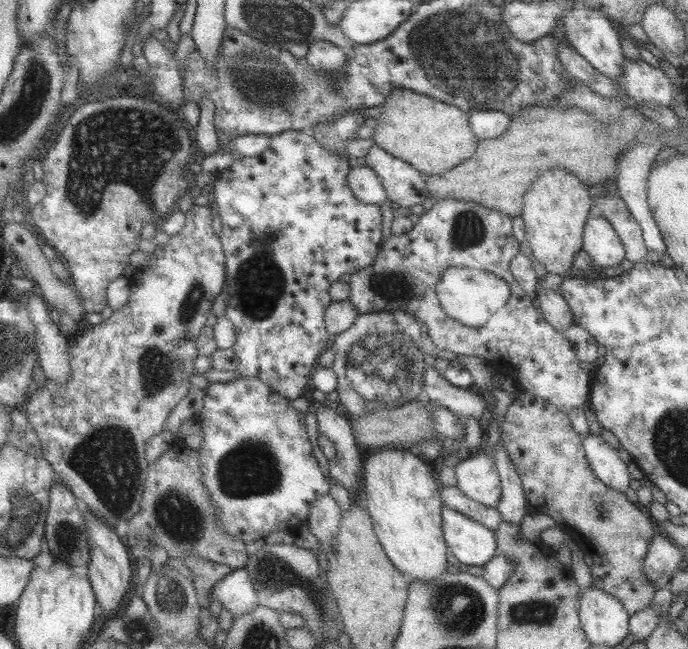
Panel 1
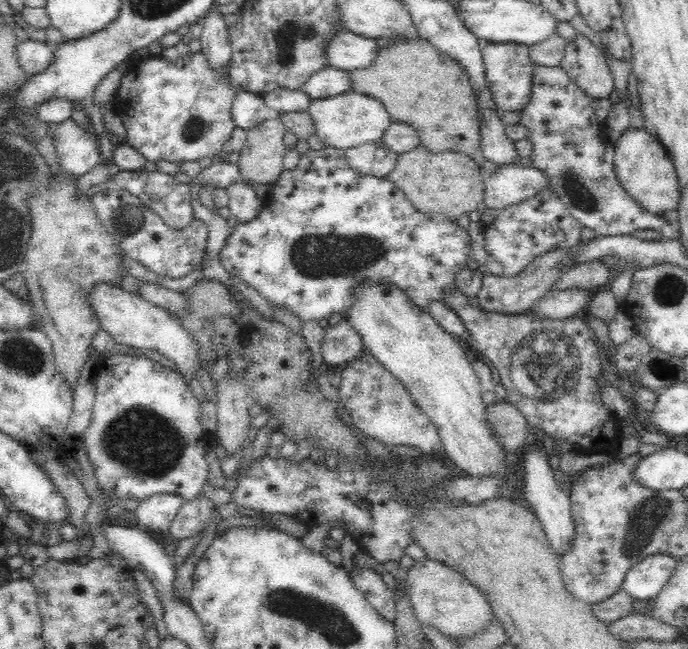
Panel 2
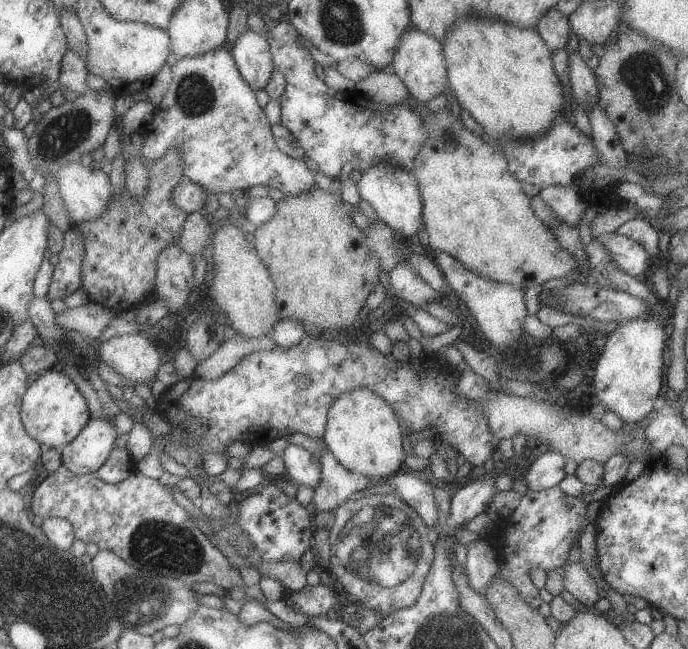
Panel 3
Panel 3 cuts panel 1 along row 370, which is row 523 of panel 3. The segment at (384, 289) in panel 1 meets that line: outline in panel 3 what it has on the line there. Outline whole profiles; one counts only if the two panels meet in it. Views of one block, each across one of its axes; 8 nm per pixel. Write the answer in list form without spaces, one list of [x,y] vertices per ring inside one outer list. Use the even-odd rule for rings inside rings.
[[[559,486],[541,492],[529,492],[521,498],[515,512],[499,522],[493,522],[493,530],[487,532],[487,540],[495,544],[499,554],[499,574],[503,580],[511,582],[515,590],[525,598],[531,608],[539,608],[543,602],[539,598],[539,590],[529,580],[529,570],[543,568],[545,572],[561,568],[569,556],[569,548],[575,542],[577,534],[581,534],[581,526],[585,524],[585,508],[583,500],[567,496]]]

